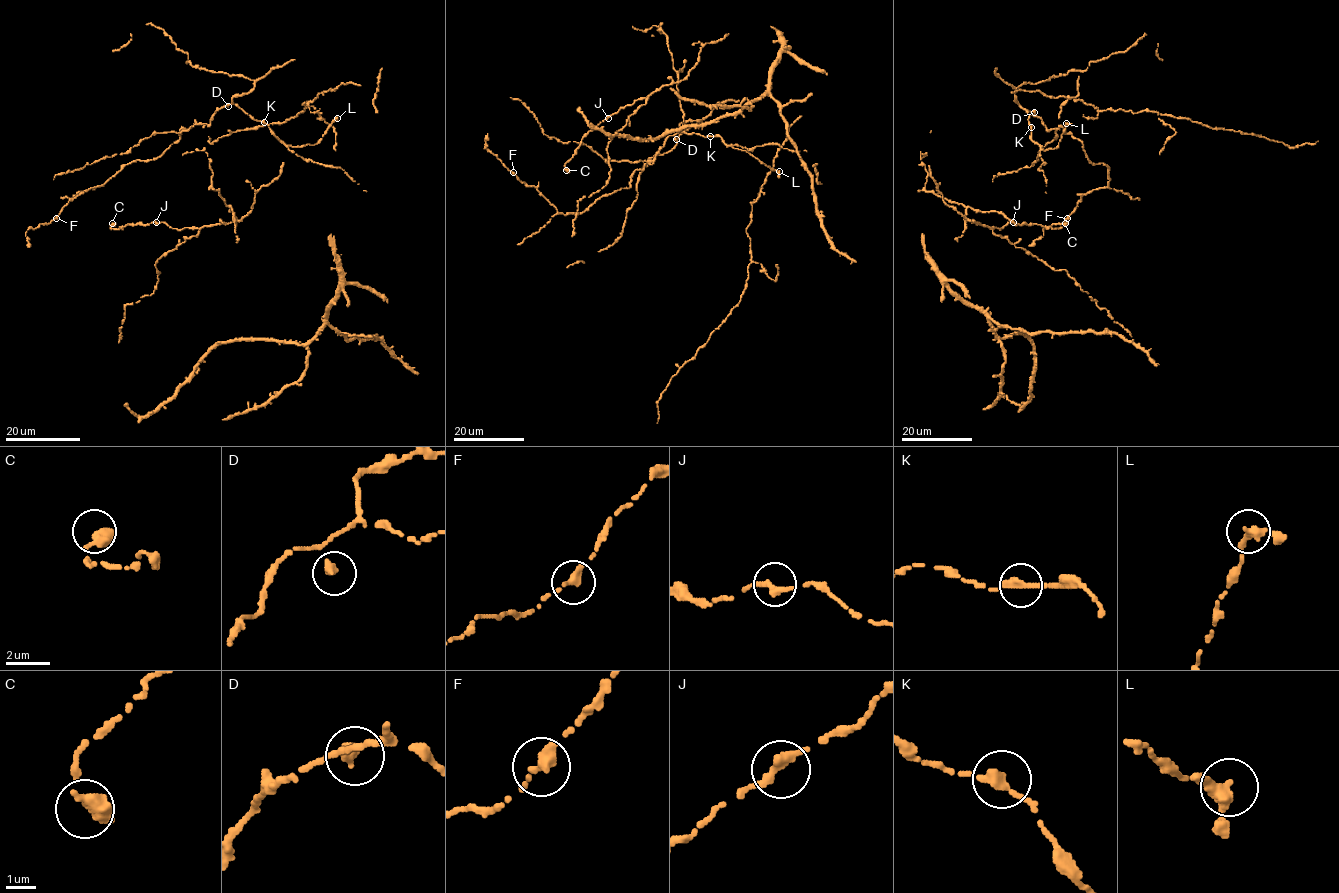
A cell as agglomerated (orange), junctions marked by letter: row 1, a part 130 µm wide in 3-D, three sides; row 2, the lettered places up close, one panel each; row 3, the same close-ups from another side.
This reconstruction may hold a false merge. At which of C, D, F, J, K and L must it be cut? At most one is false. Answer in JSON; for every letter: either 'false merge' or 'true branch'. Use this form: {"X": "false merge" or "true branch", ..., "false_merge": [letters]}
{"C": "true branch", "D": "true branch", "F": "true branch", "J": "true branch", "K": "true branch", "L": "true branch", "false_merge": []}

